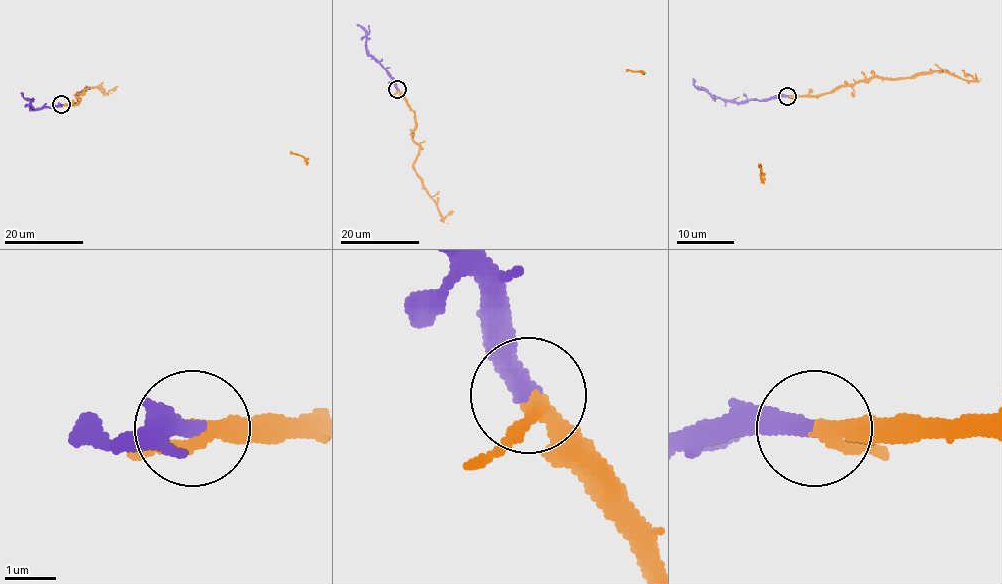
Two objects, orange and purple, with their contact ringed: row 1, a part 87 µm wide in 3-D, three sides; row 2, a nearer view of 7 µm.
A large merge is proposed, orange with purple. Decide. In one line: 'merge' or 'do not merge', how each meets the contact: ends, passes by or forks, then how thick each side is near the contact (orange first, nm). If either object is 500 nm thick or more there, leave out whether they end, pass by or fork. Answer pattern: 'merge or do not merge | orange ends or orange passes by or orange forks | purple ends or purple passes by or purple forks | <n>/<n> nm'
merge | orange passes by | purple ends | 280/380 nm

